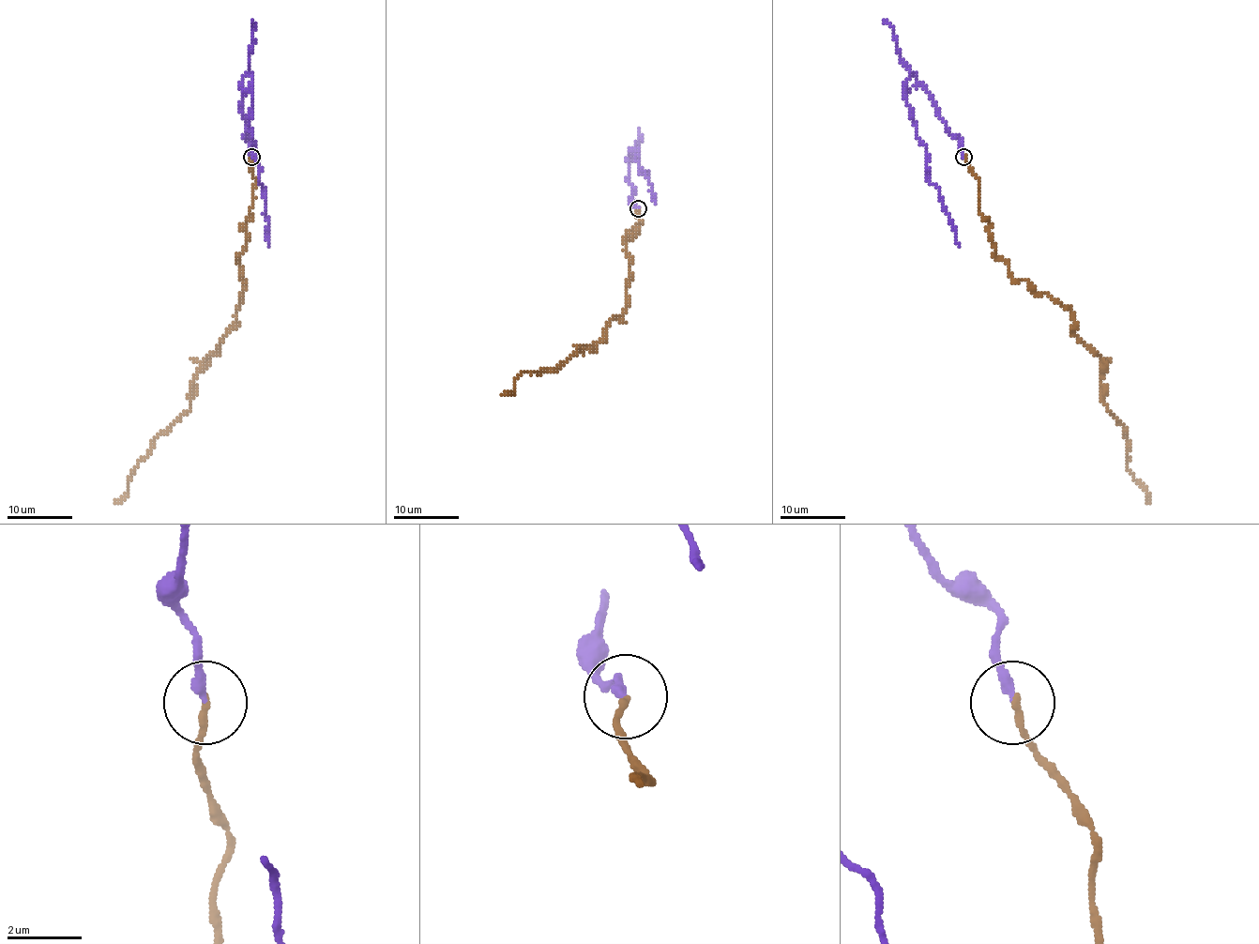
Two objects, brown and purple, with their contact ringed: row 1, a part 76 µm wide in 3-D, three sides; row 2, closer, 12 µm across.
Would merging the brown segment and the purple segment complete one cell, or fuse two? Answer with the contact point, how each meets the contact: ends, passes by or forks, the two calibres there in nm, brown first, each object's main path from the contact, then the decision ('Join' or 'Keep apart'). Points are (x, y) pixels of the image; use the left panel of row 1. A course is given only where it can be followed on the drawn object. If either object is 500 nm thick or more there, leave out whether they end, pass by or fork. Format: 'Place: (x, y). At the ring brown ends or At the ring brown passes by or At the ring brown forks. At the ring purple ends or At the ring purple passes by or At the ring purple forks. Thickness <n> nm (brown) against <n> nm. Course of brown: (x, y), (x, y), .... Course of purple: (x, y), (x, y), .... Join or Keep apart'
Place: (251, 157). At the ring brown ends. At the ring purple ends. Thickness 180 nm (brown) against 240 nm. Course of brown: (251, 157), (236, 323), (204, 359), (189, 408), (157, 436), (115, 502). Course of purple: (251, 157), (247, 121), (242, 116), (242, 80), (249, 71), (253, 99), (251, 137), (265, 191), (269, 246). Join

